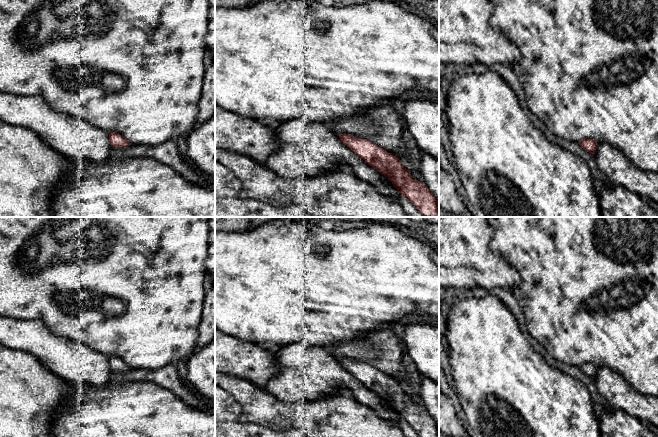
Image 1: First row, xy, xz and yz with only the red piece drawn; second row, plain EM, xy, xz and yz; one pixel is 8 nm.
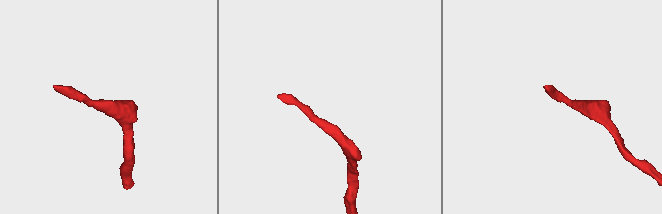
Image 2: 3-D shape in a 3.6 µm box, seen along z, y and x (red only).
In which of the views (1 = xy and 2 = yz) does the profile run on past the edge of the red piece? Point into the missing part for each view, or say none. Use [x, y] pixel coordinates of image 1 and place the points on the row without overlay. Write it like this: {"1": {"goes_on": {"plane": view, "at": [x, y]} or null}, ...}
{"1": {"goes_on": null}, "2": {"goes_on": null}}

